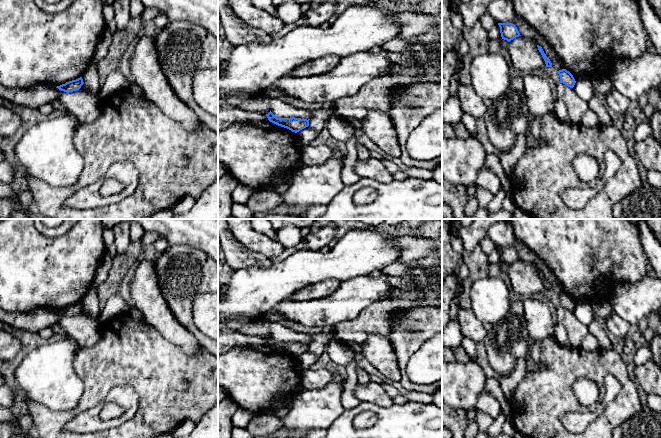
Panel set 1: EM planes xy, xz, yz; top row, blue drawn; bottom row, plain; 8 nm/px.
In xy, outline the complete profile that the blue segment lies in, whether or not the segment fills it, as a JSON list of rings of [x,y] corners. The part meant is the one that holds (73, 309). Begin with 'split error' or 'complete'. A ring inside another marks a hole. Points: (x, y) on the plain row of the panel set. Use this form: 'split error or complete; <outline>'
complete; [[[80,301],[76,304],[72,304],[66,306],[65,308],[57,310],[56,312],[64,316],[73,316],[75,314],[79,314],[83,308],[84,308],[83,303],[82,301]]]

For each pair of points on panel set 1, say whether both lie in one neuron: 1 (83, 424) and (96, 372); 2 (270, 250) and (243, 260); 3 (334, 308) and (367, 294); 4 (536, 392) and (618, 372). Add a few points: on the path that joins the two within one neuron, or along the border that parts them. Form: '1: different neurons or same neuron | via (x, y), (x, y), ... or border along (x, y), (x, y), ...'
1: different neurons | border along (107, 395), (97, 404), (77, 413), (68, 422)
2: different neurons | border along (240, 242), (245, 247), (259, 252), (270, 259)
3: same neuron | via (342, 305), (354, 294), (359, 294)
4: same neuron | via (556, 379), (567, 368), (598, 368)

